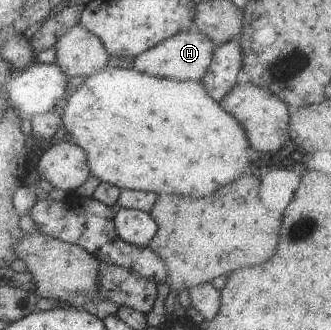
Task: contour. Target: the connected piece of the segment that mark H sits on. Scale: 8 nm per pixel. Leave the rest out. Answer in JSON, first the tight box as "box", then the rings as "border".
{"box":[133,29,216,82],"border":[[[192,29],[187,32],[177,33],[166,41],[162,41],[134,58],[133,67],[144,73],[160,76],[163,78],[174,78],[177,80],[194,80],[201,82],[204,75],[208,73],[208,67],[212,65],[216,43],[208,35]]]}

